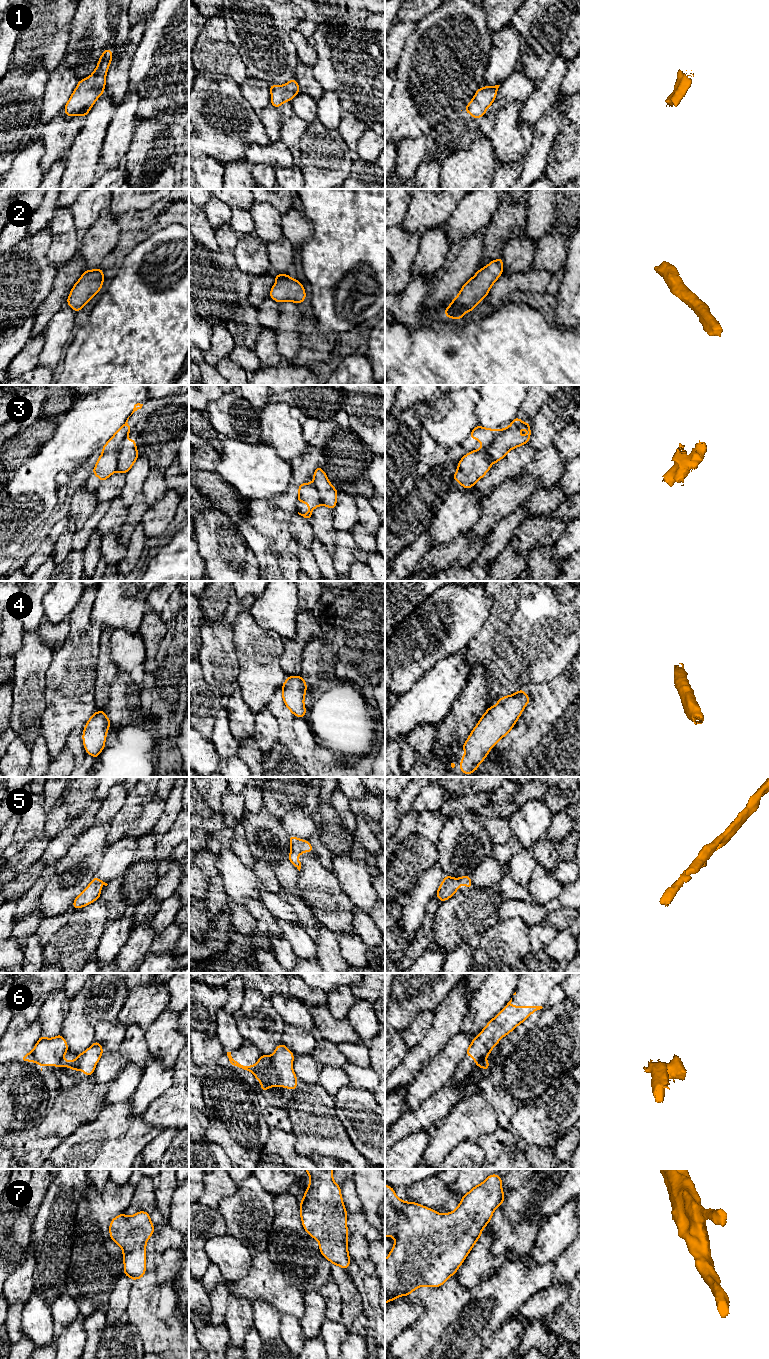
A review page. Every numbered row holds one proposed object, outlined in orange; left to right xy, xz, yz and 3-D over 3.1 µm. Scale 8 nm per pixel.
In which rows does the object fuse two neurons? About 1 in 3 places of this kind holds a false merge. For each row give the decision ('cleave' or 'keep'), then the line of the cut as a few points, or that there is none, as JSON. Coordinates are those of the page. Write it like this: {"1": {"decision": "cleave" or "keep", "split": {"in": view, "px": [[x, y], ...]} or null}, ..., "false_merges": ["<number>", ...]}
{"1": {"decision": "keep", "split": null}, "2": {"decision": "keep", "split": null}, "3": {"decision": "cleave", "split": {"in": "xy", "px": [[124, 438], [116, 470]]}}, "4": {"decision": "keep", "split": null}, "5": {"decision": "keep", "split": null}, "6": {"decision": "cleave", "split": {"in": "xy", "px": [[62, 1058], [58, 1066]]}}, "7": {"decision": "keep", "split": null}, "false_merges": ["3", "6"]}

